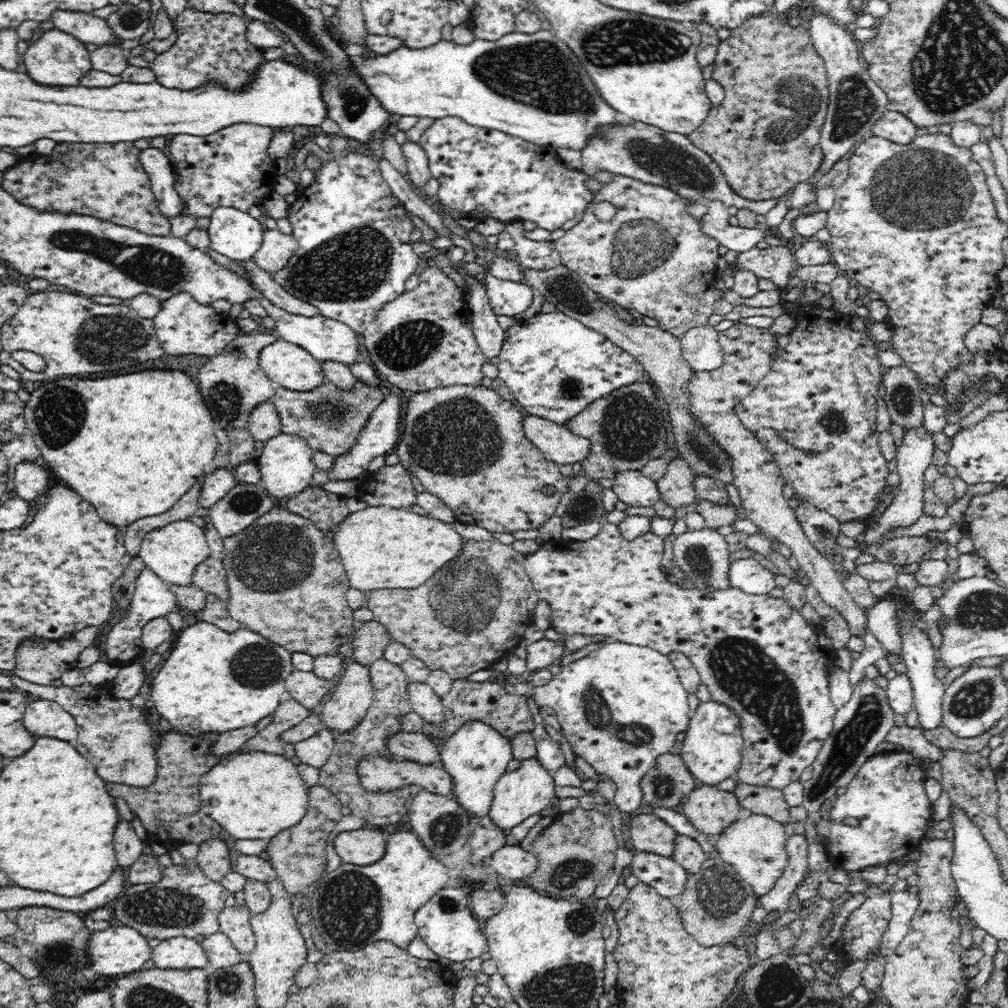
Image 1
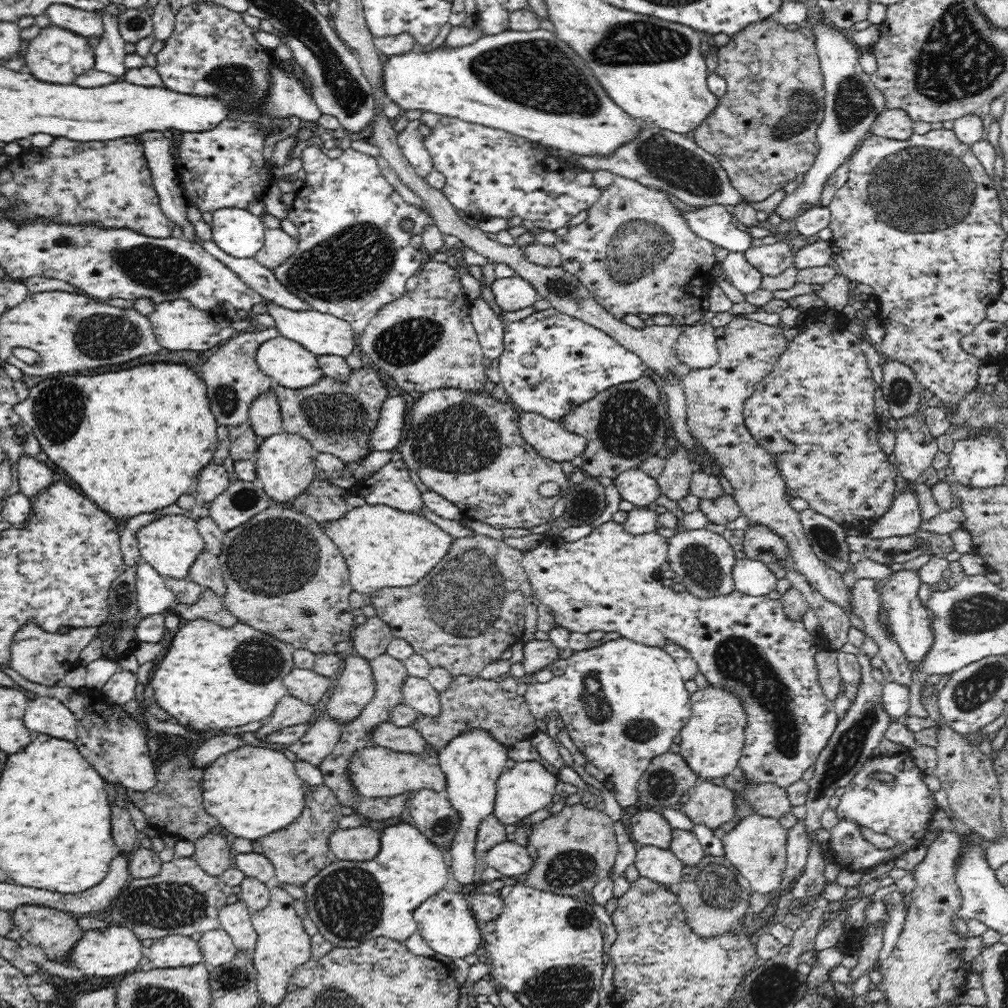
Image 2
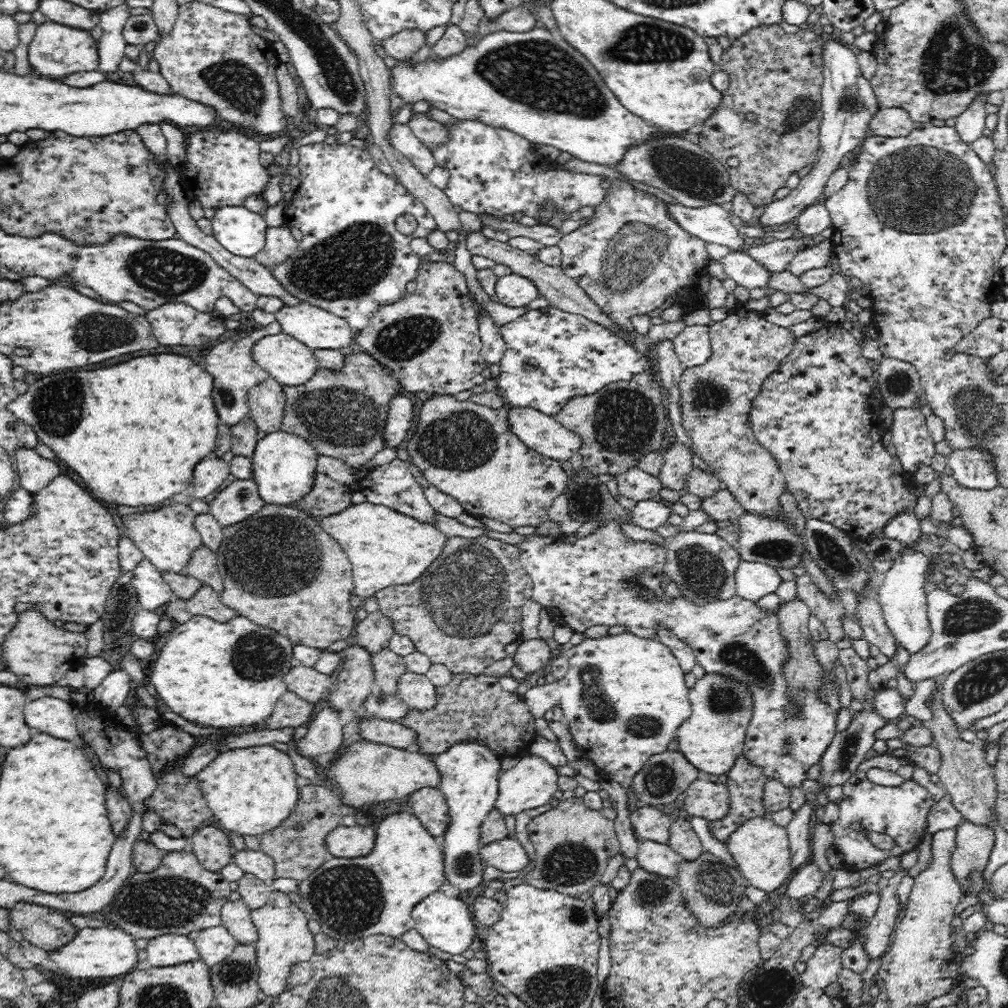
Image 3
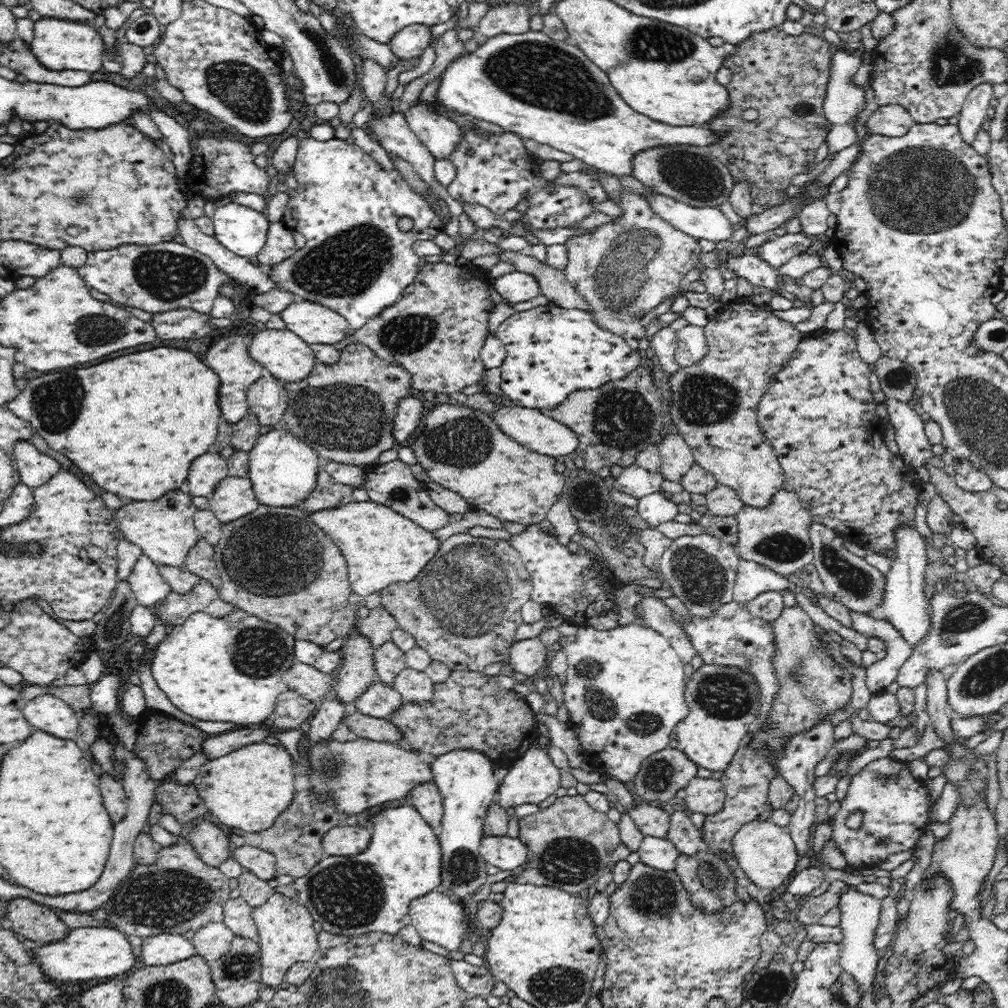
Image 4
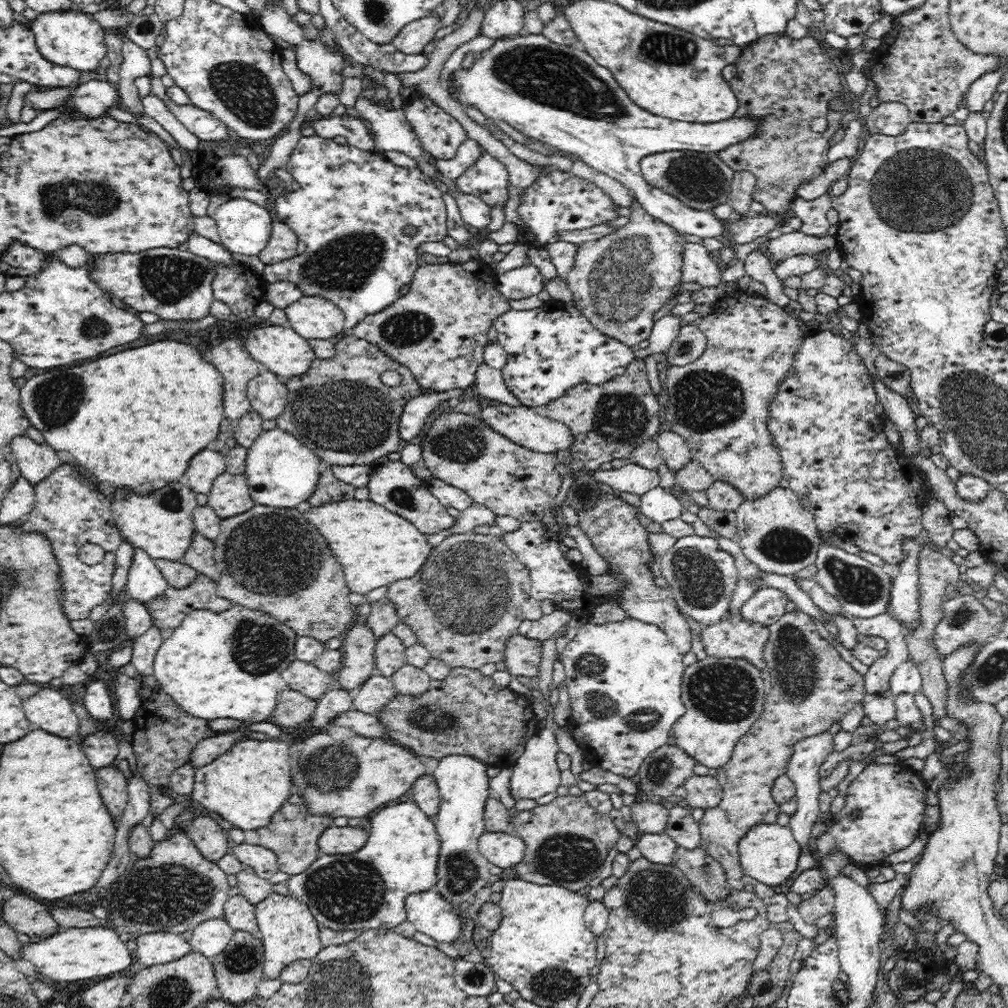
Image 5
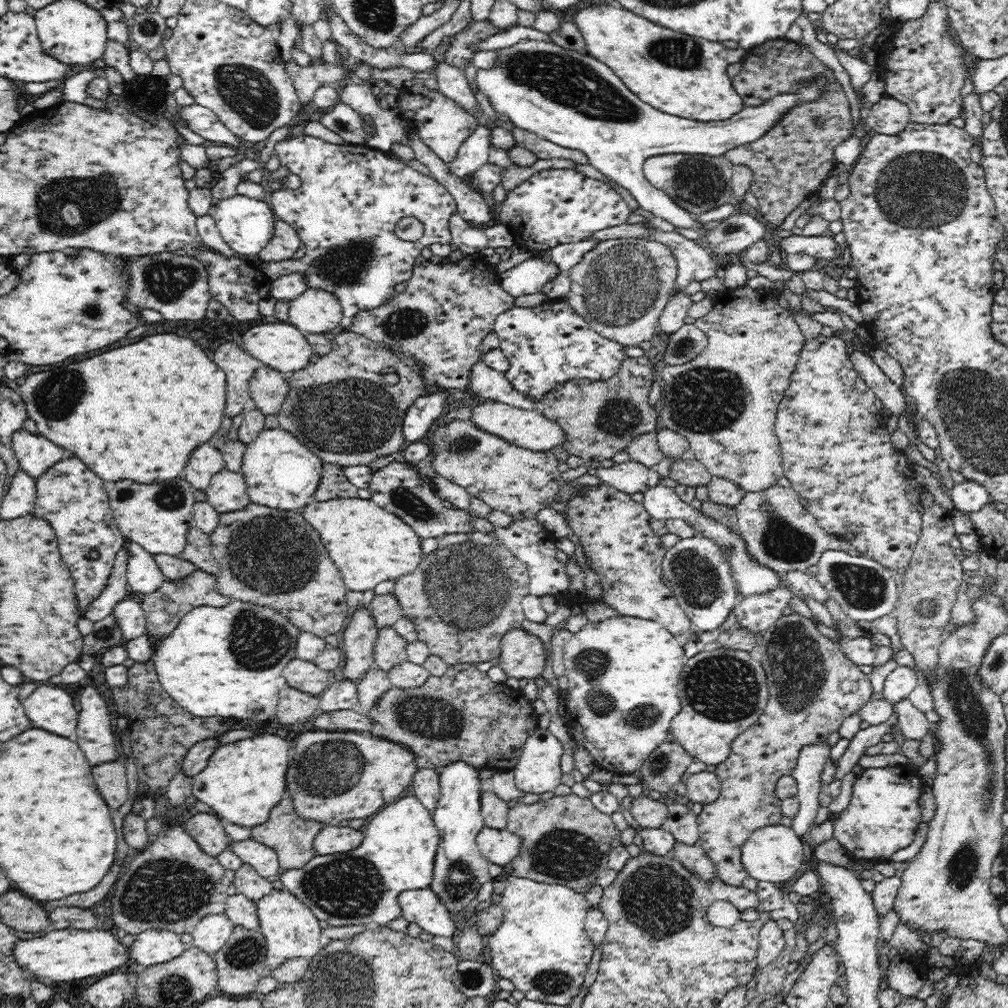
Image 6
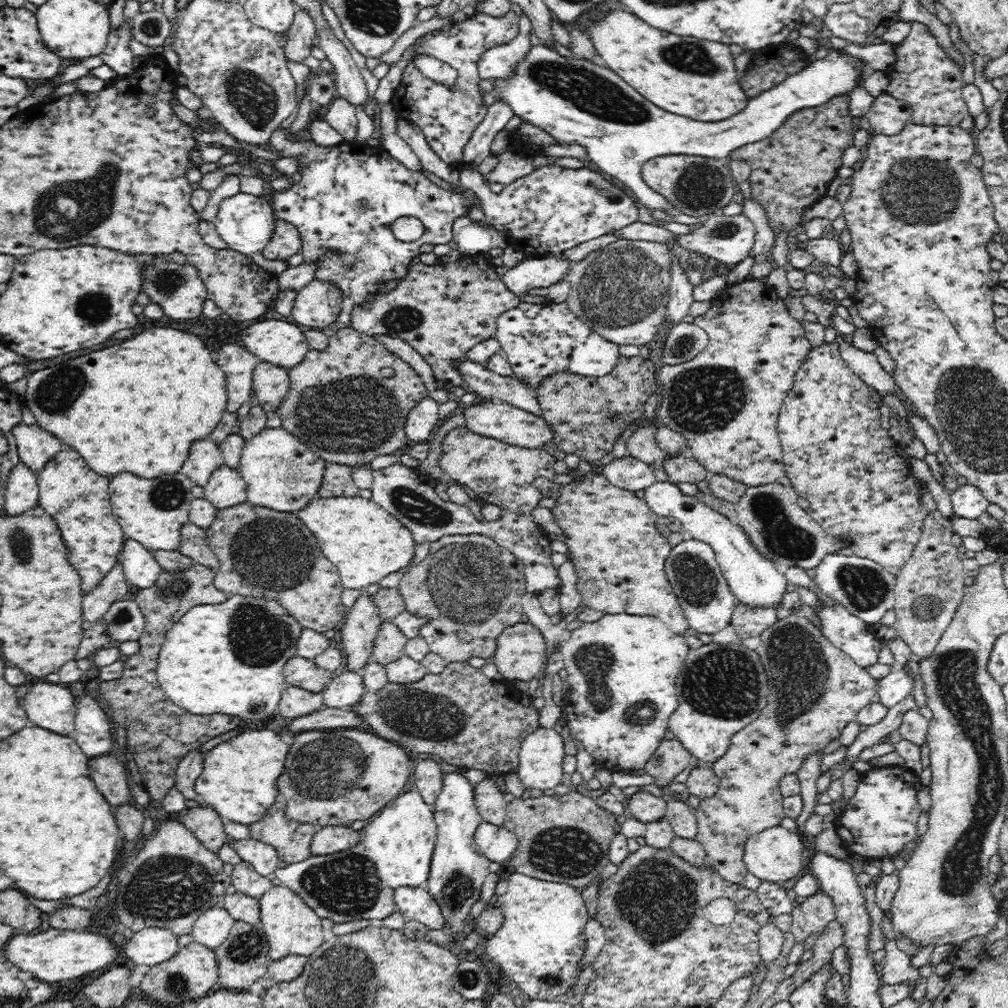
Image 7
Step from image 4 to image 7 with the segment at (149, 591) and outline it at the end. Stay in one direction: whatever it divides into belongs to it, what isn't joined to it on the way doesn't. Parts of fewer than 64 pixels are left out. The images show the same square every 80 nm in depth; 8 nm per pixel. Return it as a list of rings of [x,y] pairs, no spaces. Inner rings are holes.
[[[125,540],[117,558],[132,591],[155,585],[163,572],[152,553],[134,540]]]

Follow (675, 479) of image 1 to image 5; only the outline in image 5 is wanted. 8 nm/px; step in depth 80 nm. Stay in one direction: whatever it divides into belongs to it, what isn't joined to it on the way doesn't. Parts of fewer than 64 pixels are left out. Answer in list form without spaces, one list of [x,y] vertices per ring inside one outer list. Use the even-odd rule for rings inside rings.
[[[664,431],[657,436],[656,442],[662,453],[663,464],[672,473],[680,472],[693,459],[688,444],[676,432]]]

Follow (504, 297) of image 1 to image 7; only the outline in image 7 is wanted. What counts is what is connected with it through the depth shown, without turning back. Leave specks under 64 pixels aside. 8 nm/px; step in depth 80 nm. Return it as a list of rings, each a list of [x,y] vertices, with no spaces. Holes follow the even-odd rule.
[[[554,254],[527,256],[501,275],[508,290],[521,296],[530,290],[548,288],[565,278],[572,264]]]

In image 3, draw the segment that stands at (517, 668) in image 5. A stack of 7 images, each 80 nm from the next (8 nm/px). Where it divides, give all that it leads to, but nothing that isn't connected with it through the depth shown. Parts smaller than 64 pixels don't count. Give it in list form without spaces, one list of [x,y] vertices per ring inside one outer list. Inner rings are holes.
[[[541,638],[522,640],[518,645],[514,656],[515,664],[527,675],[548,668],[556,653],[550,648],[548,642]]]

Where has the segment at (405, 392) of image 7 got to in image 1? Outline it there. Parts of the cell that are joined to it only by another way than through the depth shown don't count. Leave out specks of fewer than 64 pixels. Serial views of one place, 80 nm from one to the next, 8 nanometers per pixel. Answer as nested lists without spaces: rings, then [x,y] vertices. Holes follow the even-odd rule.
[[[359,381],[352,391],[344,391],[332,383],[324,382],[308,392],[276,386],[271,402],[281,421],[281,433],[298,436],[309,448],[338,456],[352,449],[372,412],[385,400],[385,395],[378,387],[368,387]]]

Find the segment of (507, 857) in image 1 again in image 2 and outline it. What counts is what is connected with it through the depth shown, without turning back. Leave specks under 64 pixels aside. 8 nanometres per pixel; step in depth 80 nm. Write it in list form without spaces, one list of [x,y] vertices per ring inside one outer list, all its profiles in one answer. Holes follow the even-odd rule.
[[[510,837],[486,851],[486,862],[489,867],[502,873],[504,879],[513,880],[526,874],[534,866],[535,860],[530,857],[526,847]]]

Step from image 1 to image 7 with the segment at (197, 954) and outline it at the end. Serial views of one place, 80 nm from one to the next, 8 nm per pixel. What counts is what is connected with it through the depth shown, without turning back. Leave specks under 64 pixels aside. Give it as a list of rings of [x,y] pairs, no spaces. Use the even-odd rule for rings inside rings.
[[[143,928],[127,940],[124,952],[134,964],[151,967],[171,960],[180,952],[178,938],[167,928]]]

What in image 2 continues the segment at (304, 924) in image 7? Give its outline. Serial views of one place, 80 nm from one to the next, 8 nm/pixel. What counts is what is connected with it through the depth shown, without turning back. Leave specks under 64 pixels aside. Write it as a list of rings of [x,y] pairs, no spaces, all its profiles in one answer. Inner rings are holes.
[[[283,887],[270,890],[271,900],[264,910],[251,916],[251,922],[257,933],[257,944],[253,952],[253,964],[256,970],[256,986],[260,1005],[278,1006],[287,995],[292,972],[296,966],[308,962],[311,958],[310,936],[304,931],[302,920],[294,910],[294,899]]]

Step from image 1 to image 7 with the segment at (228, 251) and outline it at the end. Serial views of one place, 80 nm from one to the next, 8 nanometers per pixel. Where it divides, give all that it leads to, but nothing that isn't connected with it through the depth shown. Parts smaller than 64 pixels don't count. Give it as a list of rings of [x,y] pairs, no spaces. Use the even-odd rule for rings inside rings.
[[[241,191],[220,202],[216,217],[213,220],[220,238],[228,245],[228,249],[245,255],[260,253],[270,242],[275,231],[276,218],[270,202],[263,196],[253,196]]]

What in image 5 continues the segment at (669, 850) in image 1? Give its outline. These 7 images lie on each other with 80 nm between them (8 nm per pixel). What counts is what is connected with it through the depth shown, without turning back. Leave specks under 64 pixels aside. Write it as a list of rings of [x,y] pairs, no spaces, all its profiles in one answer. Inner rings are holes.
[[[635,801],[629,807],[631,820],[642,834],[662,834],[665,832],[669,809],[650,801]]]

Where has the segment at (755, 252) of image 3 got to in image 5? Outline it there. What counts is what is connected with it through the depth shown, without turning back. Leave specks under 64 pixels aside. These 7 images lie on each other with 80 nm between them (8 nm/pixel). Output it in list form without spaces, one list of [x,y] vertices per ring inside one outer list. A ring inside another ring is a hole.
[[[800,231],[781,234],[779,237],[769,239],[763,250],[770,262],[774,265],[794,255],[814,252],[829,252],[836,248],[836,237],[823,235],[822,237],[808,236]]]

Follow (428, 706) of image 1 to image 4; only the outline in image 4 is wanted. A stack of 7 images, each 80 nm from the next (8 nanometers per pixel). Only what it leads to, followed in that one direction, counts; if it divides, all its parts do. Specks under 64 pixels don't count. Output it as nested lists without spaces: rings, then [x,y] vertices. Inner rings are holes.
[[[406,667],[398,673],[393,688],[401,695],[404,703],[422,704],[431,701],[434,697],[435,684],[425,671]]]

